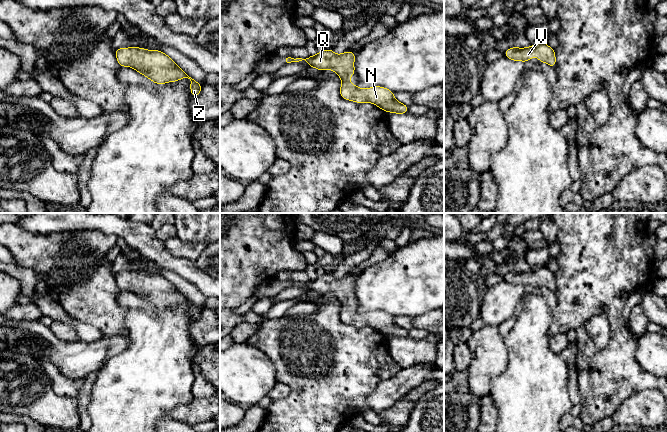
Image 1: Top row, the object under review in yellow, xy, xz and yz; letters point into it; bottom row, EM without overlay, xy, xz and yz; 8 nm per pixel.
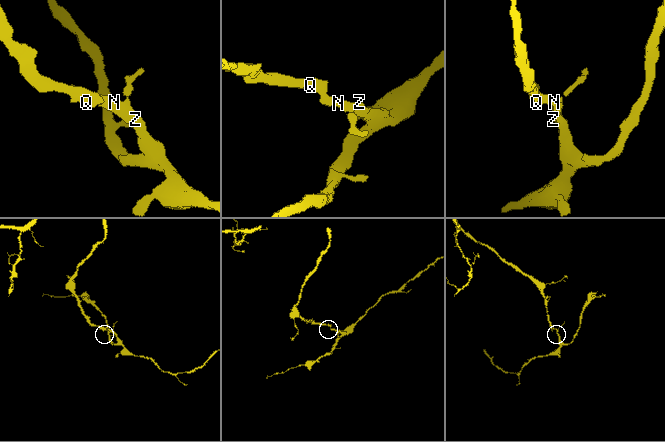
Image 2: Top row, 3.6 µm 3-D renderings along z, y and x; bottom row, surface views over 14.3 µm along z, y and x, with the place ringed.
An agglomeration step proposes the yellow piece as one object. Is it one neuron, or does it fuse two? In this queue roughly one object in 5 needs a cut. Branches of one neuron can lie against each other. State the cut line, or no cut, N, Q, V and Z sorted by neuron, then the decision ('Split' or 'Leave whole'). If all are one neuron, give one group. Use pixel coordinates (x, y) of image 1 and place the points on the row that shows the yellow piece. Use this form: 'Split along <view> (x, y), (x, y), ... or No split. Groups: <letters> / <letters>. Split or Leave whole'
No split. Groups: N Q V Z. Leave whole

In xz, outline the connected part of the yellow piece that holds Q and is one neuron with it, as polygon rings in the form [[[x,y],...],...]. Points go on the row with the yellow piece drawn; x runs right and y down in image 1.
[[[325,49],[315,56],[310,56],[306,59],[288,57],[286,62],[291,63],[305,60],[308,66],[317,68],[320,71],[333,70],[342,80],[339,93],[344,100],[351,100],[357,103],[371,102],[386,112],[407,113],[408,106],[398,102],[394,98],[394,92],[391,90],[381,86],[360,89],[349,82],[350,77],[356,73],[354,69],[355,55],[356,53],[348,50],[343,54],[337,55],[331,49]]]

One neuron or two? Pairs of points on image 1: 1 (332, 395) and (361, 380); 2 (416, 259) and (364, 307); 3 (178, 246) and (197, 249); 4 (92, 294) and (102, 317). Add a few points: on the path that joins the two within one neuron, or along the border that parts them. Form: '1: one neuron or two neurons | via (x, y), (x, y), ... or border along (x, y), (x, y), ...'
1: one neuron | via (339, 388), (347, 380), (354, 380)
2: one neuron | via (404, 272), (390, 286), (385, 286), (377, 294)
3: one neuron | via (183, 249), (192, 249)
4: one neuron | via (93, 300), (102, 311)

